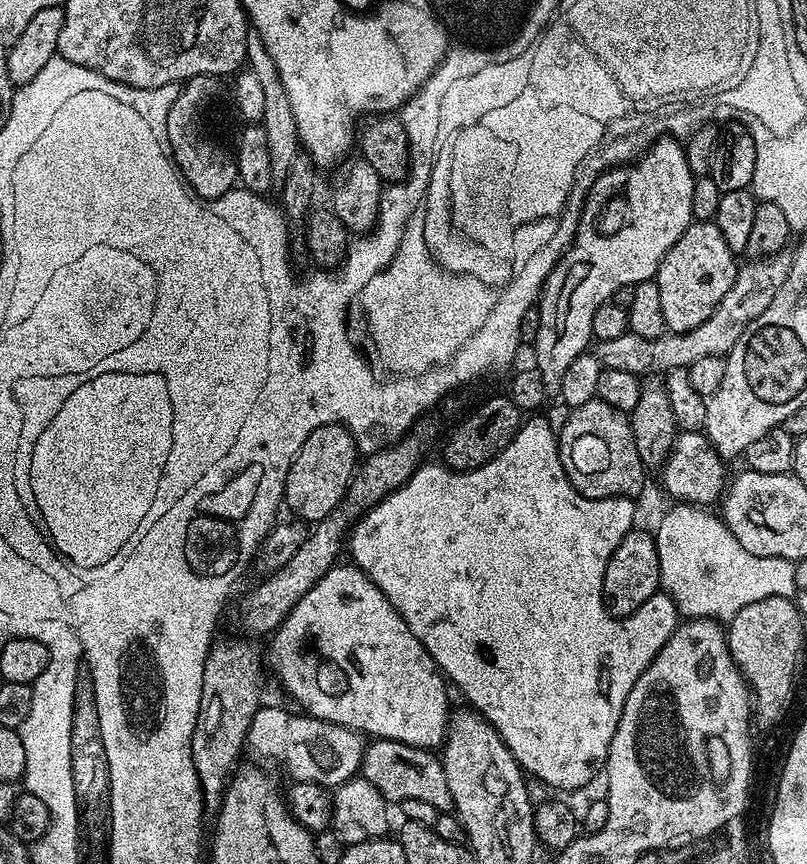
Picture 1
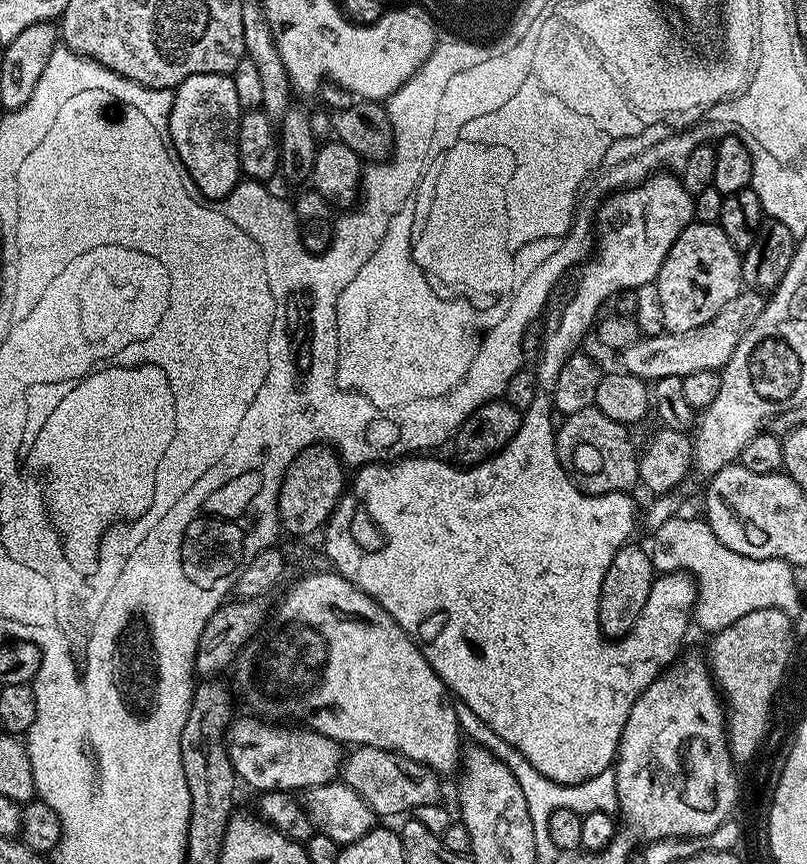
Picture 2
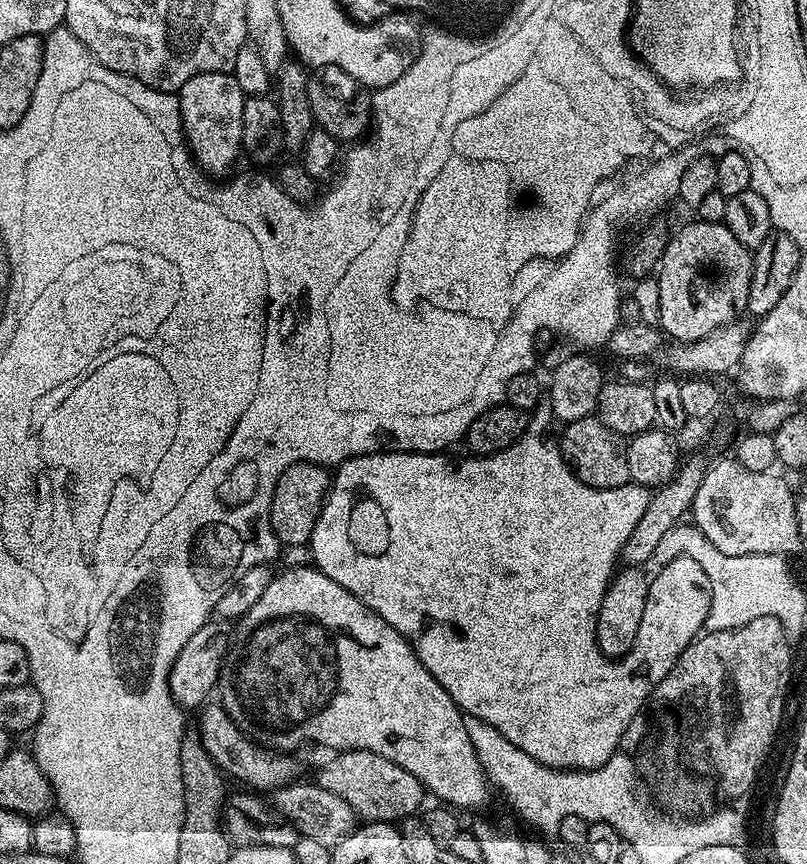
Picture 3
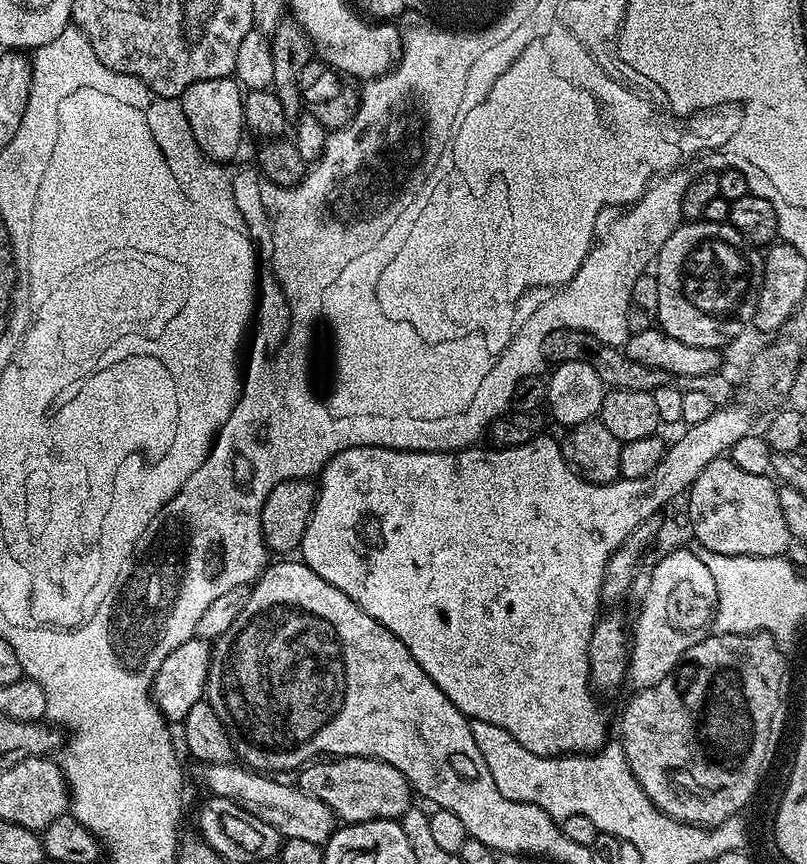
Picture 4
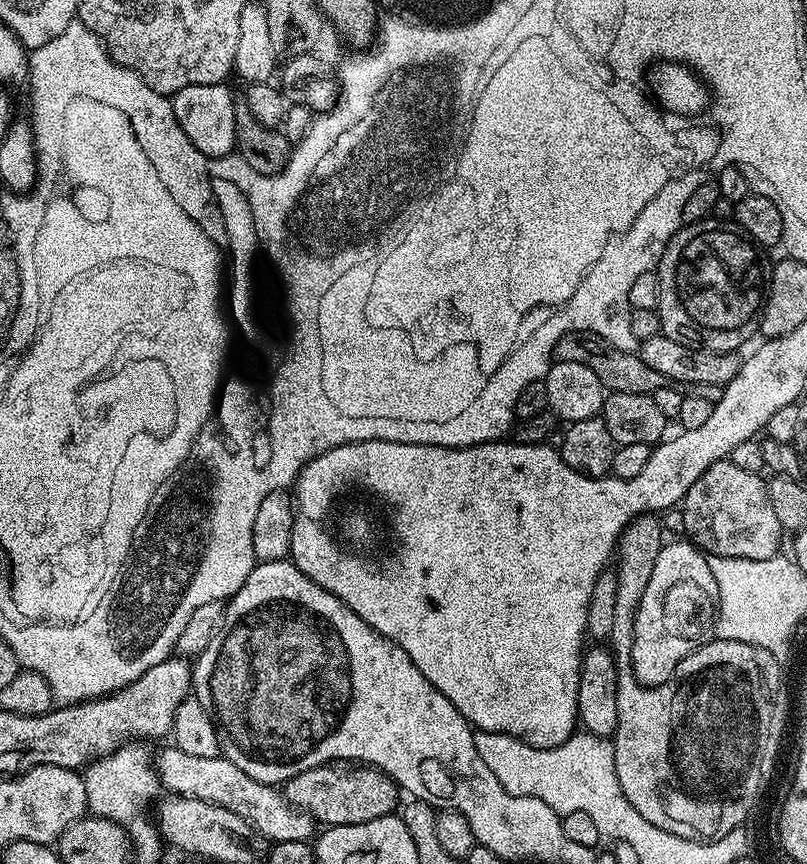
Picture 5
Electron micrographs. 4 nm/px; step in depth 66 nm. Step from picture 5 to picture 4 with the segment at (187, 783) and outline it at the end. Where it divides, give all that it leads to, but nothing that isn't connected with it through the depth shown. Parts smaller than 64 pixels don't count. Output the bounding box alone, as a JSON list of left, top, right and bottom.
[203,762,338,845]

